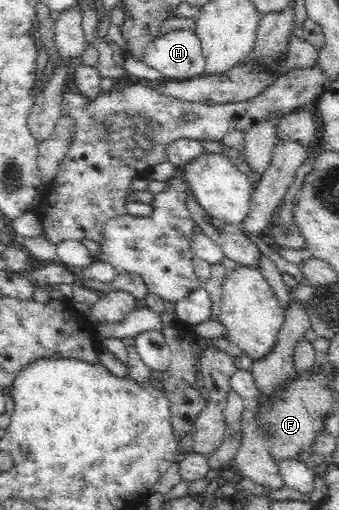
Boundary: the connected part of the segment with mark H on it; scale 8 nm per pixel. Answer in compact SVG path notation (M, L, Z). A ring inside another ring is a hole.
M183 29L170 31L162 37L157 37L155 40L147 42L143 46L143 54L141 54L139 61L143 62L144 66L149 66L150 69L156 70L159 78L177 81L202 77L206 65L201 43L196 33Z

